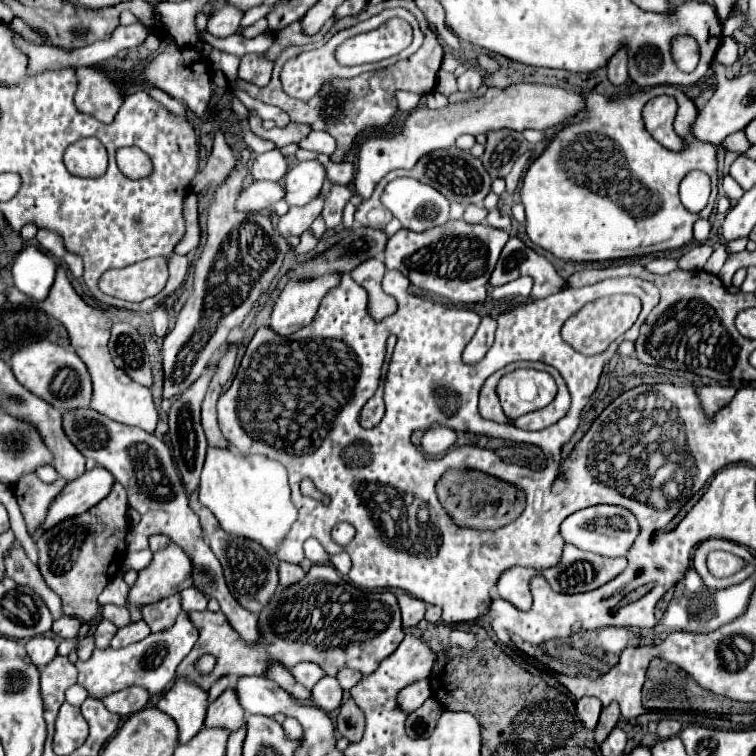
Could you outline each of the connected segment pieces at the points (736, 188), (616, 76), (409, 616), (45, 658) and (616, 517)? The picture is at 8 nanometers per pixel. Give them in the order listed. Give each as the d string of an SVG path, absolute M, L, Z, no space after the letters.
M725 176L725 178L723 178L723 190L725 190L725 194L727 194L727 198L729 198L731 202L737 202L737 200L743 196L743 192L745 192L731 176Z
M623 46L611 58L611 82L615 86L619 86L619 84L627 82L627 78L629 78L629 74L627 74L627 46Z
M397 594L397 600L399 600L399 608L401 608L403 626L405 626L405 628L415 626L415 624L423 618L427 604L421 602L419 598L409 596L409 594Z
M35 636L25 644L25 650L37 668L43 668L57 654L57 642L47 636Z
M607 504L583 508L583 510L571 514L561 524L561 536L565 538L565 542L569 542L581 550L601 554L601 556L627 556L637 534L639 534L639 524L637 524L635 516L621 506L607 506Z

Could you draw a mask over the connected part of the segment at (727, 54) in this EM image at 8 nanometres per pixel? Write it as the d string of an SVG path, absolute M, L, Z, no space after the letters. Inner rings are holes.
M723 38L717 54L715 54L715 60L723 66L733 66L733 62L737 60L737 44L733 38Z

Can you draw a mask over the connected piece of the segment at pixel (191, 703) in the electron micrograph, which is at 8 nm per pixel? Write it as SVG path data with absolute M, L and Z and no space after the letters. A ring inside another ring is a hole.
M177 678L157 704L159 710L177 722L179 742L189 742L203 728L207 706L209 692L197 684L189 684L187 678Z

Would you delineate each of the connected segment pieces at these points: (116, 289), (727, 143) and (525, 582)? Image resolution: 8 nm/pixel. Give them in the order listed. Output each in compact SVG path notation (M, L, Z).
M149 258L123 270L107 270L99 278L99 290L121 300L141 302L159 294L167 284L165 258Z
M741 130L741 132L729 134L729 138L725 138L725 140L723 140L723 146L725 146L727 150L733 150L733 152L739 152L739 154L743 154L745 150L749 150L751 142L745 138L745 132Z
M519 568L507 570L499 582L497 582L497 594L505 598L509 604L517 606L519 610L529 610L531 606L531 592L529 592L529 580L539 574L539 570L533 568Z

